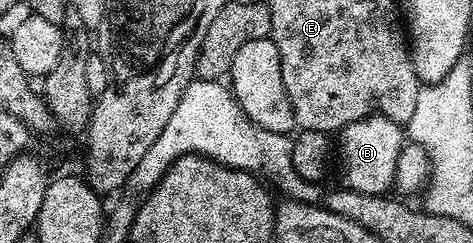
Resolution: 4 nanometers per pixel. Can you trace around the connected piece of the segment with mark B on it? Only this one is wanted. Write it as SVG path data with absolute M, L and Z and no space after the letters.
M370 115L339 132L343 188L365 195L382 195L394 184L396 164L405 144L401 124L382 115Z

